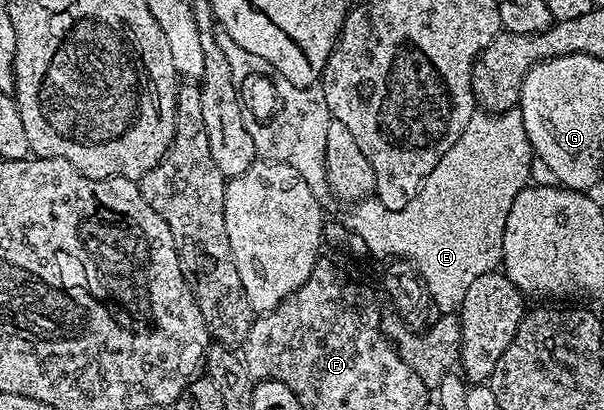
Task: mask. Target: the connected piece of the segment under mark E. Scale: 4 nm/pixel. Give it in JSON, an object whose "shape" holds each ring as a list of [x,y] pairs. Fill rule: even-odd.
{"shape":[[[520,110],[474,113],[467,129],[463,129],[463,137],[459,137],[459,141],[455,141],[455,145],[443,153],[443,161],[431,169],[421,191],[403,210],[392,211],[375,197],[370,197],[350,206],[349,216],[344,216],[343,222],[365,242],[365,250],[370,256],[393,255],[389,257],[412,263],[438,312],[456,312],[467,293],[467,285],[483,277],[483,273],[491,273],[502,266],[507,215],[511,213],[511,205],[517,194],[530,182],[529,170],[533,157],[533,146],[529,143]]]}

